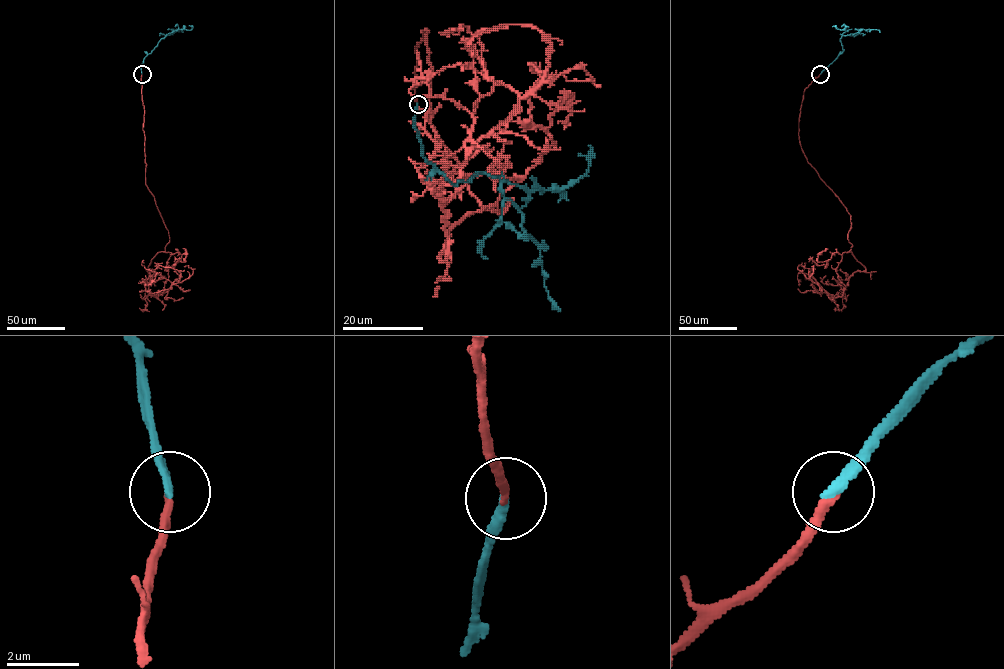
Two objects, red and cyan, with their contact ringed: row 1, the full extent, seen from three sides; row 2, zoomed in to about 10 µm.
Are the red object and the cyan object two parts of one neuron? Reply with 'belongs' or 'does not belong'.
belongs

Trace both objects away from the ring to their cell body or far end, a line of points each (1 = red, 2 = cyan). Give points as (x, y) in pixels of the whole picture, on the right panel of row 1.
1: (820, 74), (804, 92), (800, 145), (850, 215), (849, 251), (866, 269), (834, 297), (797, 267), (811, 268)
2: (820, 74), (843, 51), (842, 36), (861, 29), (880, 32)

